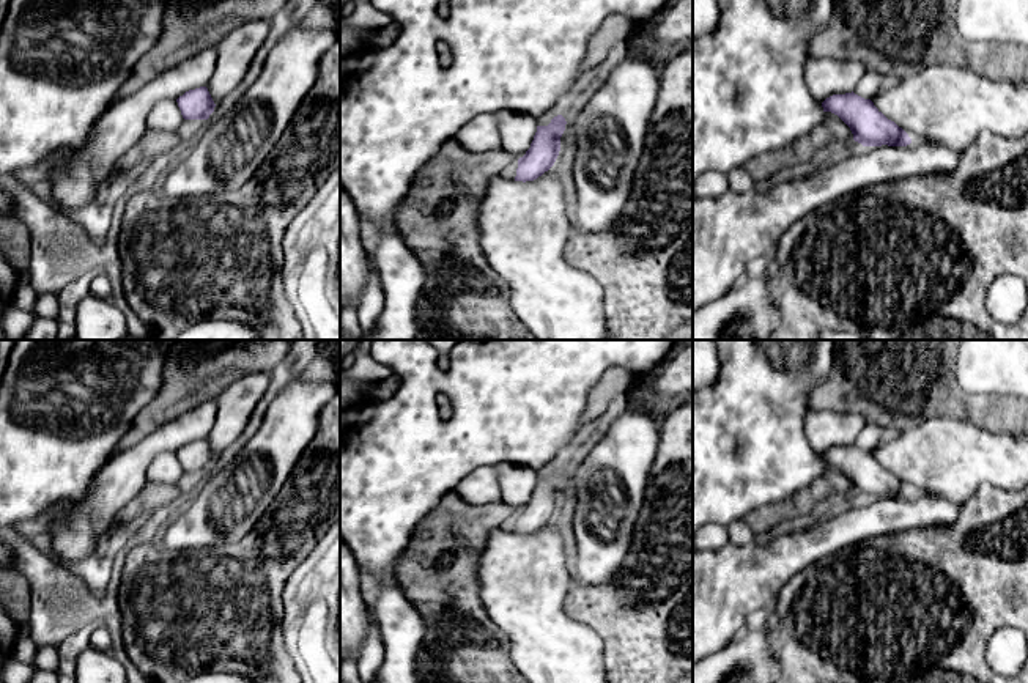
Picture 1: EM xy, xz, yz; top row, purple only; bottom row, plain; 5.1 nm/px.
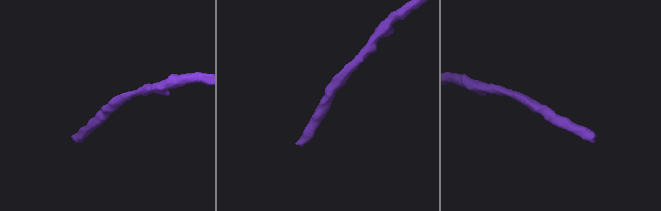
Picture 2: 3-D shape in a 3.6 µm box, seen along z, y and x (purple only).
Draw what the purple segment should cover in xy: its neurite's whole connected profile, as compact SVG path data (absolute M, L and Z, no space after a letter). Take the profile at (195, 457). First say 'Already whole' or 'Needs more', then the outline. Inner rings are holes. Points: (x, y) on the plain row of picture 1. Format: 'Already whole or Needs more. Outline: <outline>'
Already whole. Outline: M206 439L186 444L176 455L184 472L208 472L216 460Z

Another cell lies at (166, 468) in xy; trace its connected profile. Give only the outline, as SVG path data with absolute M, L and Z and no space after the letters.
M164 452L148 466L145 483L178 483L183 474L176 452Z

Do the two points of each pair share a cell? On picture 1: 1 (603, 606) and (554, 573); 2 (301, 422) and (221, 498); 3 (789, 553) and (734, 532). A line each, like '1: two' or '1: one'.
1: two
2: one
3: two

